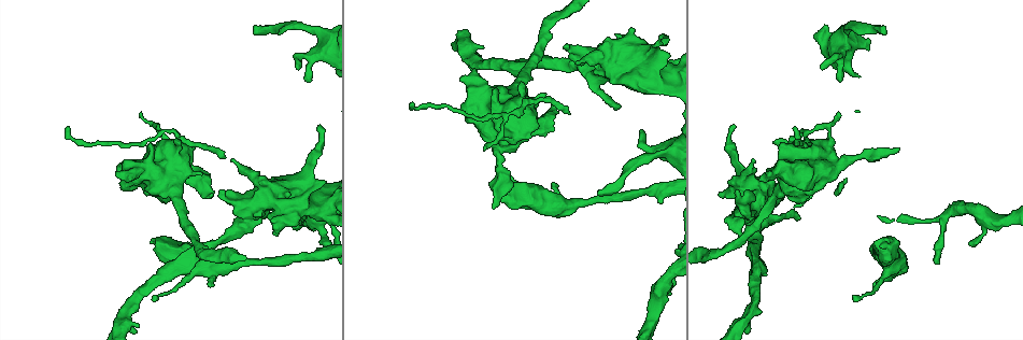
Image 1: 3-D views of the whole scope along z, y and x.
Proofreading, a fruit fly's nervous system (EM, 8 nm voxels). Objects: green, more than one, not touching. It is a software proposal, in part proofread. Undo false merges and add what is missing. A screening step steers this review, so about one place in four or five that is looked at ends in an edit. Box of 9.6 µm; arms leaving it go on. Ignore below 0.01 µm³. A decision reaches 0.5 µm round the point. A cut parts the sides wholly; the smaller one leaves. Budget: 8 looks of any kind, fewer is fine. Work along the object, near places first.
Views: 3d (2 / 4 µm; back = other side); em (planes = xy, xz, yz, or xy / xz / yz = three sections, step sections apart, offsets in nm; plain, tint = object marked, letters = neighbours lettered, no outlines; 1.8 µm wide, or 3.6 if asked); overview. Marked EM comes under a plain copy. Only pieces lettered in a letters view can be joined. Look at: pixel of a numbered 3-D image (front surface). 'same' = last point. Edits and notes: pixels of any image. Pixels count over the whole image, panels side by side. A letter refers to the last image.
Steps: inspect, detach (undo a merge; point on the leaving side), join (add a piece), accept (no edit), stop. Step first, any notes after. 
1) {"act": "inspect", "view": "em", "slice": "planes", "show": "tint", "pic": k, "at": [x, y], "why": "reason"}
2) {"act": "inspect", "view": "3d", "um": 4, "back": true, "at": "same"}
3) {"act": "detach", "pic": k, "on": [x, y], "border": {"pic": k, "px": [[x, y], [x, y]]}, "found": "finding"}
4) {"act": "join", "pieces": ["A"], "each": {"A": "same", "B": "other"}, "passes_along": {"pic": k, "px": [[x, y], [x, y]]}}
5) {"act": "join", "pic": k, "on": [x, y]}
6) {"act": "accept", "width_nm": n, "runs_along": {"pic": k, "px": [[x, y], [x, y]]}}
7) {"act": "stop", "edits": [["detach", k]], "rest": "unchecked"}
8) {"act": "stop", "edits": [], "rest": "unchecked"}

{"act": "inspect", "view": "3d", "um": 4, "pic": 1, "at": [516, 137], "why": "sudden change in width"}

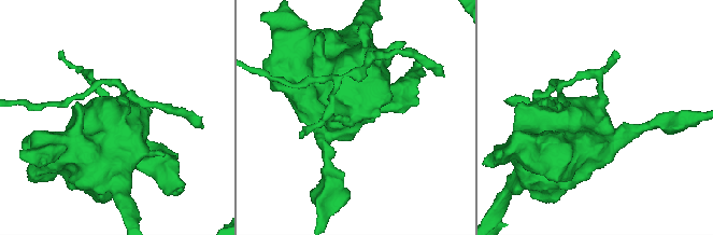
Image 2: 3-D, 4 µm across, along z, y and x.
{"act": "inspect", "view": "em", "slice": "planes", "show": "tint", "pic": 2, "at": [600, 104], "why": "need the tissue"}

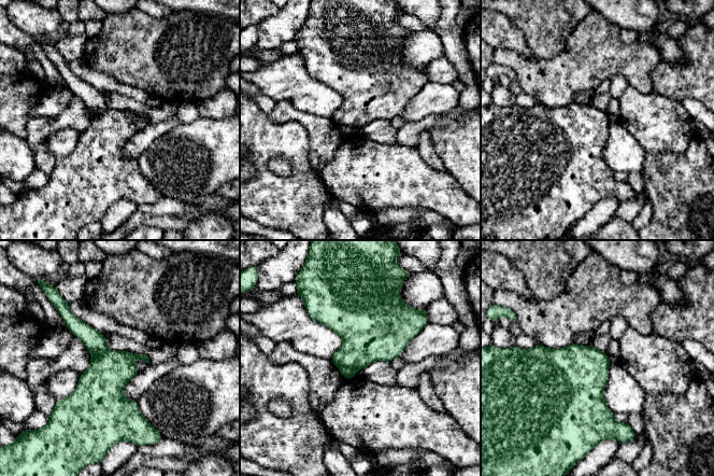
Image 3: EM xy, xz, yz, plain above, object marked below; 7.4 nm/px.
{"act": "inspect", "view": "em", "slice": "planes", "show": "letters", "at": "same"}

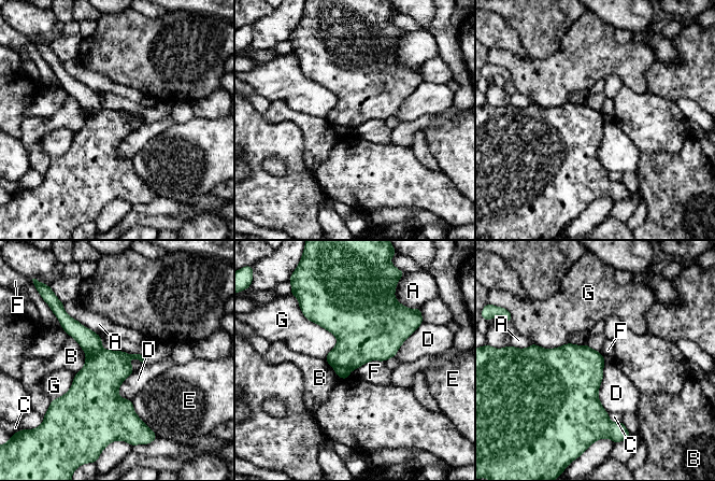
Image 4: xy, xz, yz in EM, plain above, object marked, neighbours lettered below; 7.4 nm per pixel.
{"act": "detach", "pic": 4, "on": [342, 372], "width_nm": 320, "each": {"A": "other", "B": "other", "C": "other", "D": "other", "E": "other", "F": "other", "G": "other"}, "border": {"pic": 4, "px": [[333, 367], [347, 367], [352, 369]]}, "found": "two neurons meet here"}

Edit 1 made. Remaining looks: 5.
{"act": "inspect", "view": "overview"}

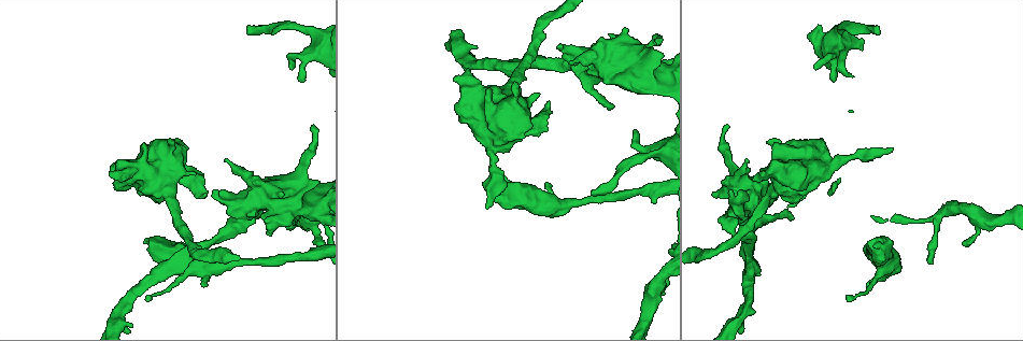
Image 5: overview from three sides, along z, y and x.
{"act": "inspect", "view": "3d", "um": 2, "back": true, "pic": 5, "at": [302, 82], "why": "free end"}

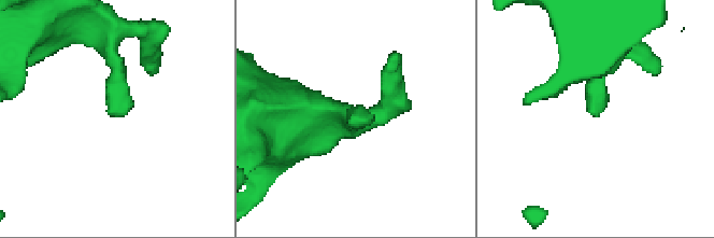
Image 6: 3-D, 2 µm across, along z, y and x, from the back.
{"act": "inspect", "view": "em", "um": 3.6, "slice": "yz", "step": 8, "show": "letters", "pic": 6, "at": [353, 127], "why": "shape alone is not enough"}

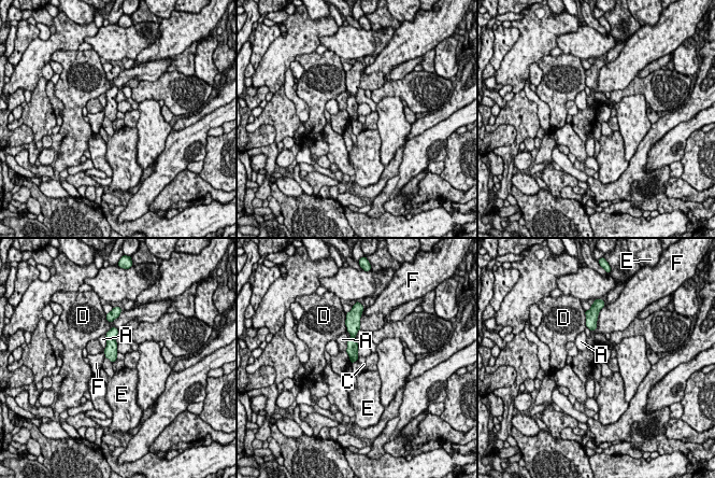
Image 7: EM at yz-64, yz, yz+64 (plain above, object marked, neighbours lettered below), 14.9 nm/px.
{"act": "inspect", "view": "em", "um": 3.6, "slice": "planes", "show": "letters", "at": "same", "why": "another direction"}

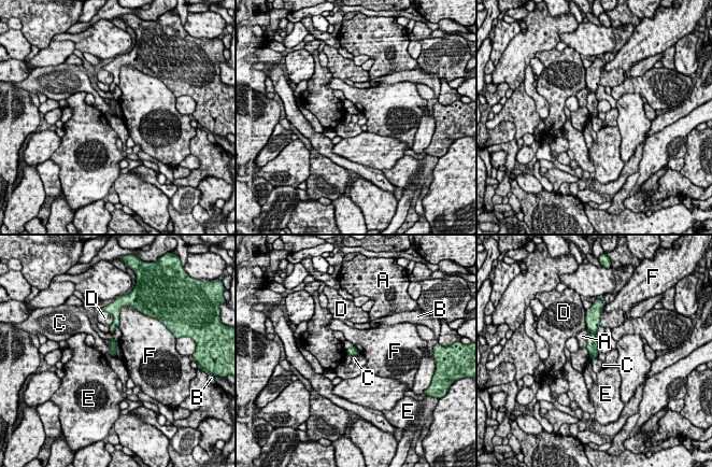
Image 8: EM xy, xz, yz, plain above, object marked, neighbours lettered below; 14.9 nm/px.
{"act": "accept", "longest_contact_nm": ["F", 190], "each": {"A": "other", "B": "other", "C": "other", "D": "other", "E": "other", "F": "other"}, "found": "none of them fits"}

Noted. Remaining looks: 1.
{"act": "stop", "edits": [["detach", 4]], "rest": "unchecked"}

